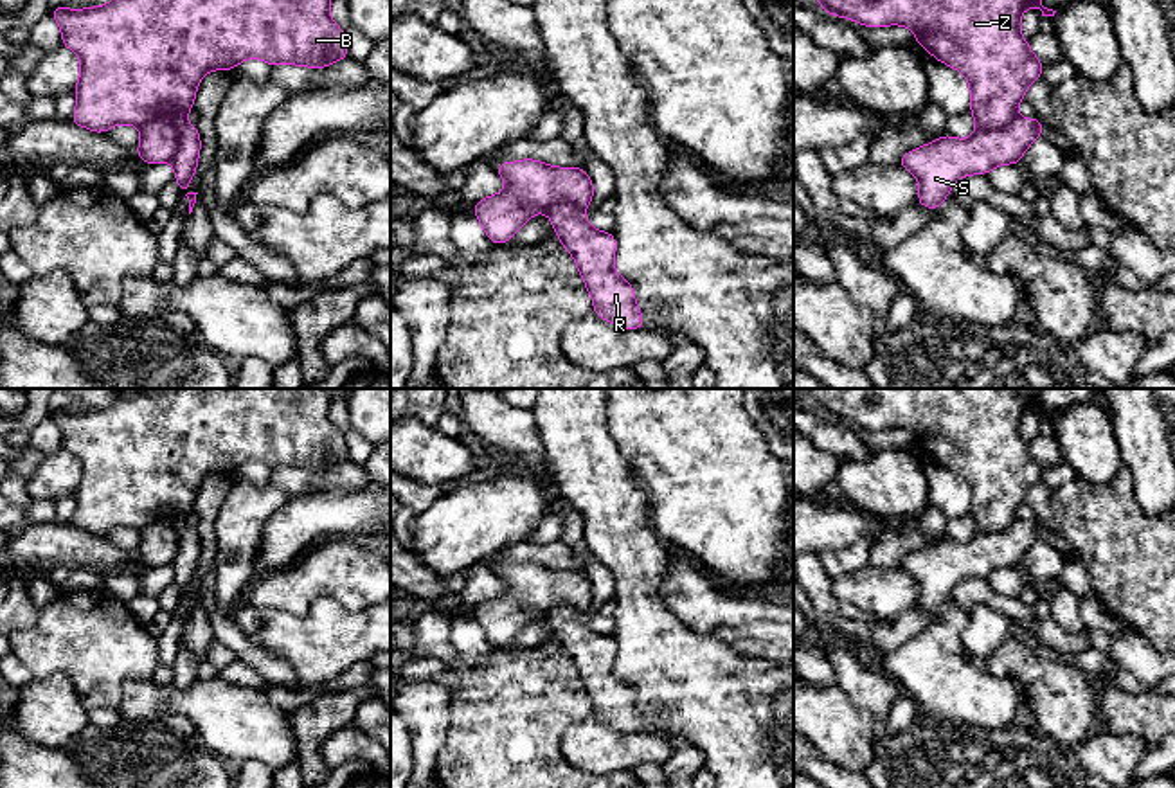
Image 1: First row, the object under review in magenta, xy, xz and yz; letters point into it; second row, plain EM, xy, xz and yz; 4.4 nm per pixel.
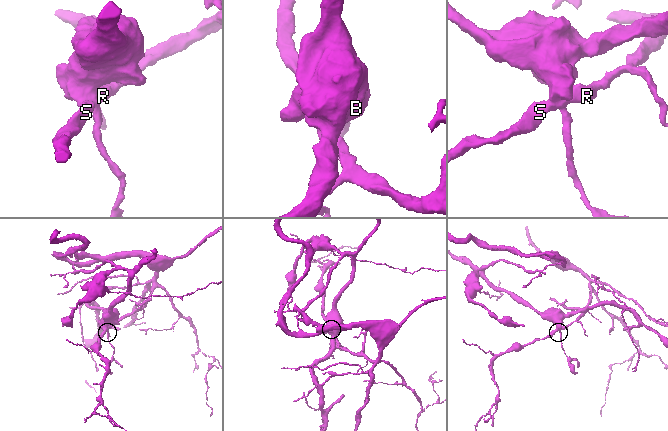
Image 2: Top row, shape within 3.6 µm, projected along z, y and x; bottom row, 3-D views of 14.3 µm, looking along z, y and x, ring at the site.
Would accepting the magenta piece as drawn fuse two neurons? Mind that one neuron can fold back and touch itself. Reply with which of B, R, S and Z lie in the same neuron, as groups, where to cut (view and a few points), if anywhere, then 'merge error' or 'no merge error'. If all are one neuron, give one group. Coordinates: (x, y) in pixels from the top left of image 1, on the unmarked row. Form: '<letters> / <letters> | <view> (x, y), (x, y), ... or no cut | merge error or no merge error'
B R S Z | no cut | no merge error

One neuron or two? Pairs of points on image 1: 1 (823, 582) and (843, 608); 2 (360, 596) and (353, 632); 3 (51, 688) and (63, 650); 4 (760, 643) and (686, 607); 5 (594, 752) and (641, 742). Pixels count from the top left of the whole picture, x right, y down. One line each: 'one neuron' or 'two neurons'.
1: one neuron
2: two neurons
3: two neurons
4: one neuron
5: one neuron

